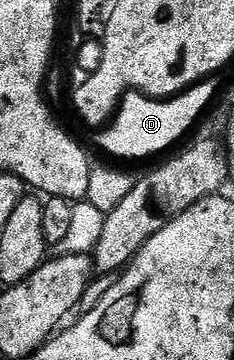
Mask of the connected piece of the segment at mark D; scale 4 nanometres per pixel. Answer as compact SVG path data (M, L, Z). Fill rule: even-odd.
M203 73L171 93L152 93L141 86L126 86L119 95L118 109L110 110L109 116L94 126L101 130L101 145L109 145L110 158L126 157L129 161L171 148L208 107L217 89L215 82L213 77Z

